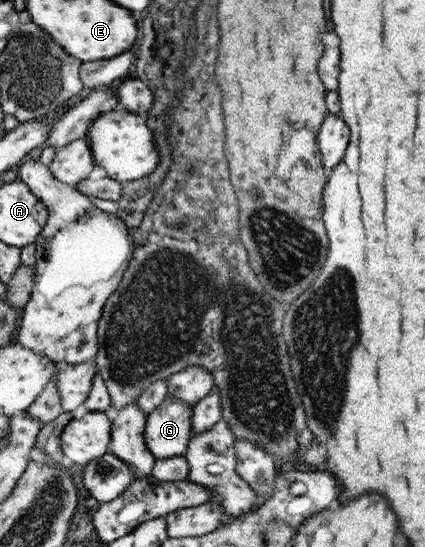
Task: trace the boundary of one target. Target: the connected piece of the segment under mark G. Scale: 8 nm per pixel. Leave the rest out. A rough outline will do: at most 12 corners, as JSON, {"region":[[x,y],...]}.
{"region":[[167,397],[147,415],[156,459],[188,451],[192,405]]}

